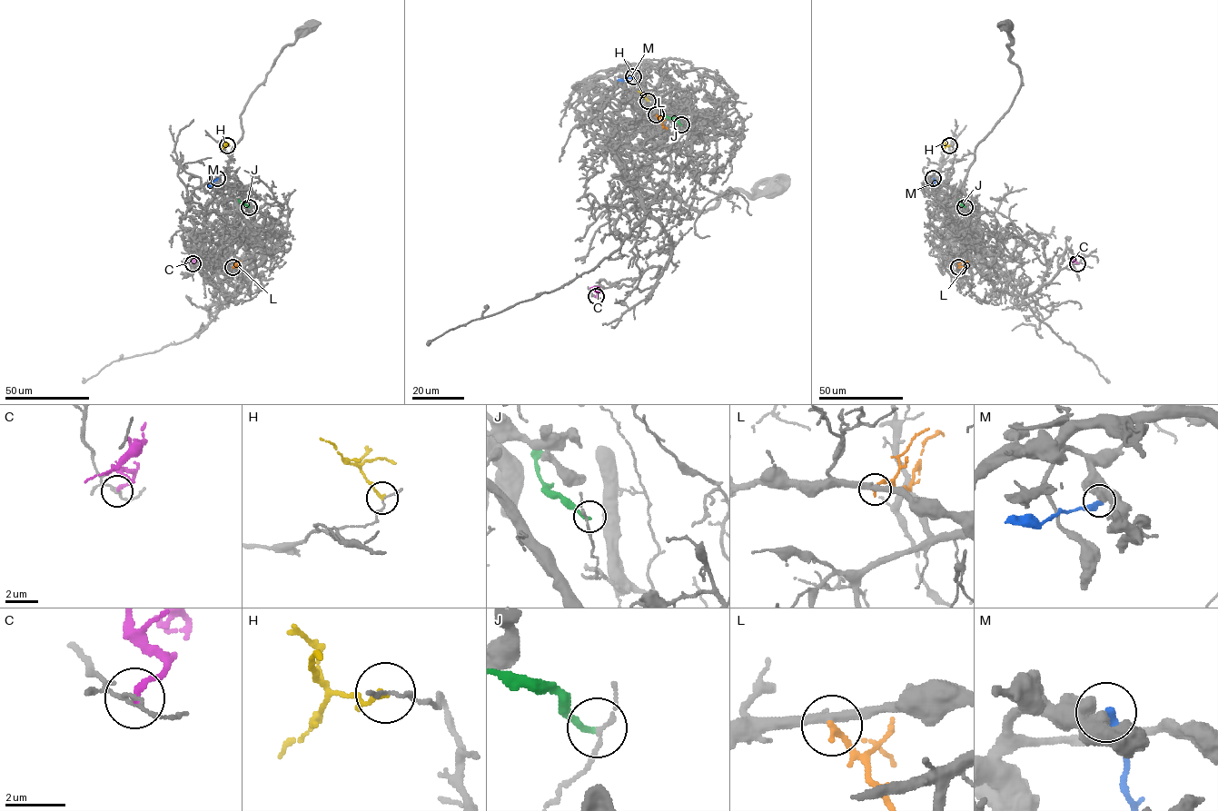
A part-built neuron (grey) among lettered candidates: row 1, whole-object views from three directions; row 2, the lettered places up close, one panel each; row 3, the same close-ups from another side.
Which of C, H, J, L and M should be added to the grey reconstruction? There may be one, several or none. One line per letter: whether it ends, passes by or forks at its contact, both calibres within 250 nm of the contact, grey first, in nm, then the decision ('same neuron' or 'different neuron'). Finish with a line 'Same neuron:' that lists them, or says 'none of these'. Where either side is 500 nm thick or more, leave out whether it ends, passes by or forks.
C: it ends there; 120 nm thick on the grey side, 200 nm on the other; different neuron
H: it passes by; 110 nm thick on the grey side, 110 nm on the other; different neuron
J: it ends there; 130 nm thick on the grey side, 200 nm on the other; different neuron
L: it ends there; 340 nm thick on the grey side, 240 nm on the other; different neuron
M: 550 nm thick on the grey side, 360 nm on the other; different neuron
Same neuron: none of these

